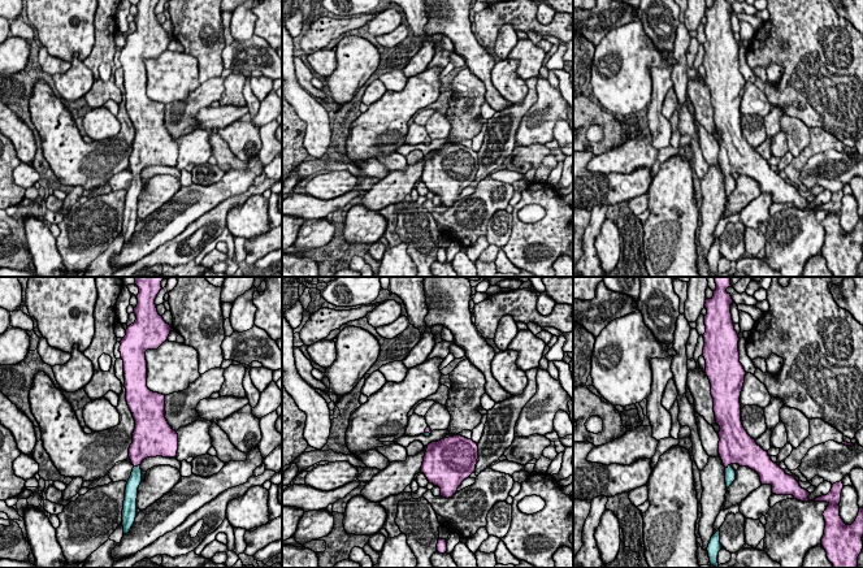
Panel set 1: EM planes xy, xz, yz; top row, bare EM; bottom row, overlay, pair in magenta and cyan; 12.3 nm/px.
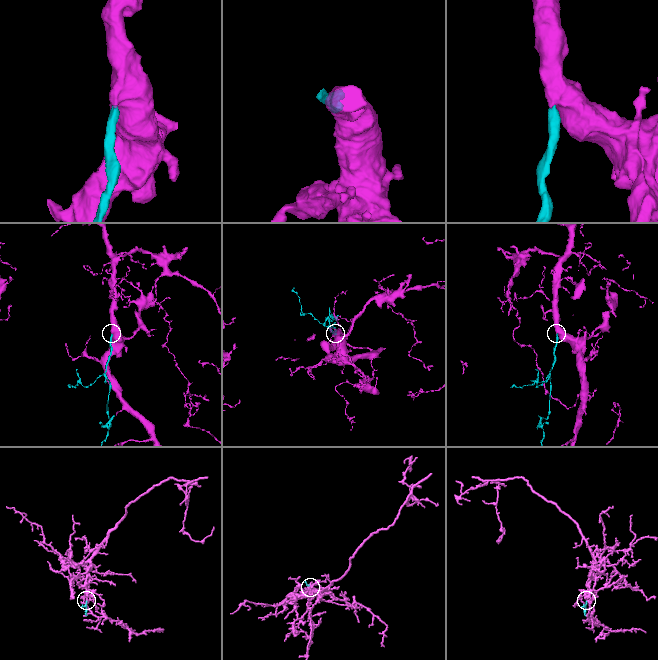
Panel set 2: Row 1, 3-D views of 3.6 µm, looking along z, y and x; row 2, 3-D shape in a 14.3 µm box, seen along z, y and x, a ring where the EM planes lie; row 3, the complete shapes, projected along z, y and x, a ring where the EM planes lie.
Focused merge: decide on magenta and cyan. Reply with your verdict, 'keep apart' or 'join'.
join

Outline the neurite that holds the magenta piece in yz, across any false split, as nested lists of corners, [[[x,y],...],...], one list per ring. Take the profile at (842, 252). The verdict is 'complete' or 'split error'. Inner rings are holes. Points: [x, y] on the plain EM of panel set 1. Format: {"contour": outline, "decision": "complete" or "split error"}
{"contour": [[[714,0],[711,8],[706,8],[707,23],[704,25],[706,42],[703,66],[706,69],[706,84],[711,92],[711,104],[714,107],[714,121],[716,133],[720,135],[719,143],[719,164],[725,175],[725,192],[727,198],[736,188],[736,179],[732,177],[733,173],[740,175],[749,175],[755,179],[762,194],[771,194],[772,203],[776,204],[793,204],[794,208],[801,211],[827,211],[828,216],[823,225],[825,229],[824,244],[821,247],[821,255],[827,261],[828,269],[833,273],[833,277],[858,277],[858,265],[863,257],[863,217],[859,217],[858,225],[851,234],[846,234],[840,225],[841,201],[844,198],[842,190],[832,194],[831,200],[827,204],[821,204],[815,209],[810,209],[810,201],[799,195],[799,191],[794,185],[789,185],[784,178],[771,169],[768,160],[764,160],[756,153],[747,140],[745,139],[741,130],[741,112],[740,105],[745,91],[745,78],[740,71],[738,60],[738,43],[734,39],[734,32],[730,22],[730,13],[733,8],[727,0]]], "decision": "split error"}

